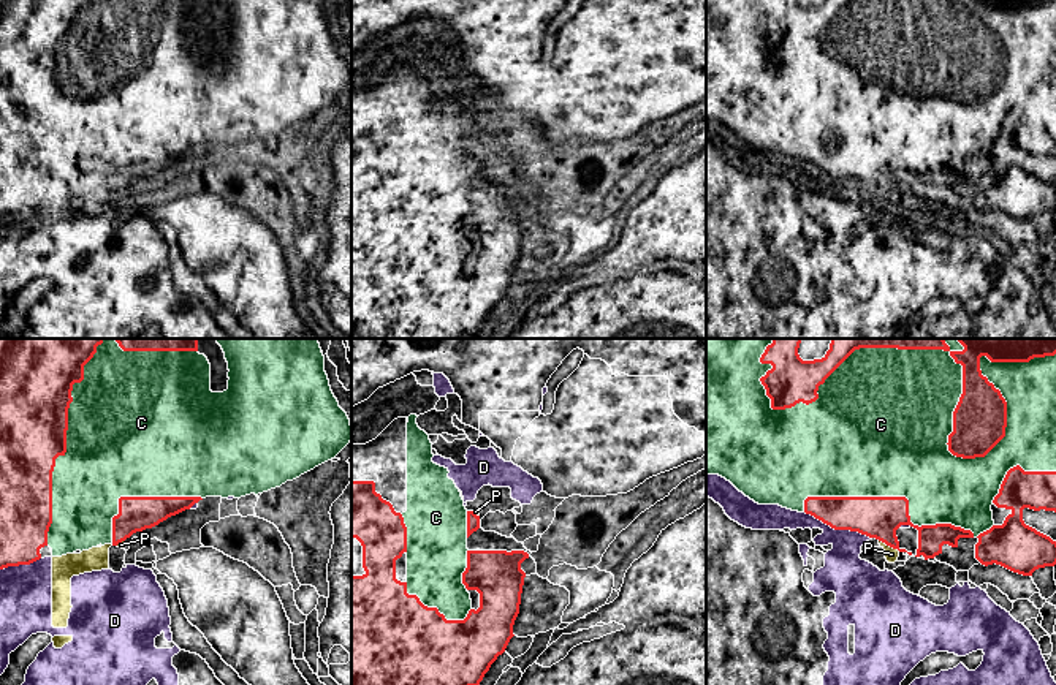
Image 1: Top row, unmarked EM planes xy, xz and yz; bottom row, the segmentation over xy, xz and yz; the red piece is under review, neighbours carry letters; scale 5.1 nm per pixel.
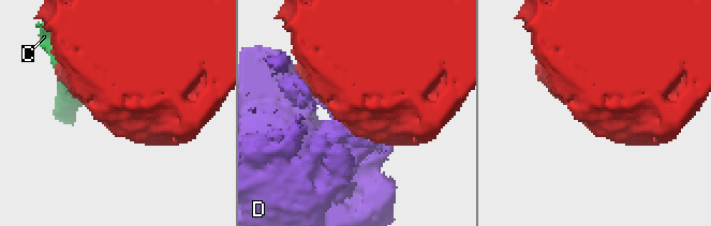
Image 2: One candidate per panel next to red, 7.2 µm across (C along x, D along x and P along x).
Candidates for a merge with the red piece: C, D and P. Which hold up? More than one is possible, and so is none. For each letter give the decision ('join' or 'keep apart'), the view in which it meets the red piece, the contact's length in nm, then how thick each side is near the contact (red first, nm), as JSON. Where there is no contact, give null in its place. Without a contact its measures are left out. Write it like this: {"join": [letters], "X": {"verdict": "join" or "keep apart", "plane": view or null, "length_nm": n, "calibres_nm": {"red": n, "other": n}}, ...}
{"join": ["C"], "C": {"verdict": "join", "plane": "yz", "length_nm": 750, "calibres_nm": {"red": 280, "other": 280}}, "D": {"verdict": "keep apart", "plane": "yz", "length_nm": 380, "calibres_nm": {"red": 220, "other": 220}}, "P": {"verdict": "keep apart", "plane": "yz", "length_nm": 130, "calibres_nm": {"red": 220, "other": 70}}}

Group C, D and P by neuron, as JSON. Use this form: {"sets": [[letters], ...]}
{"sets": [["C"], ["D", "P"]]}

